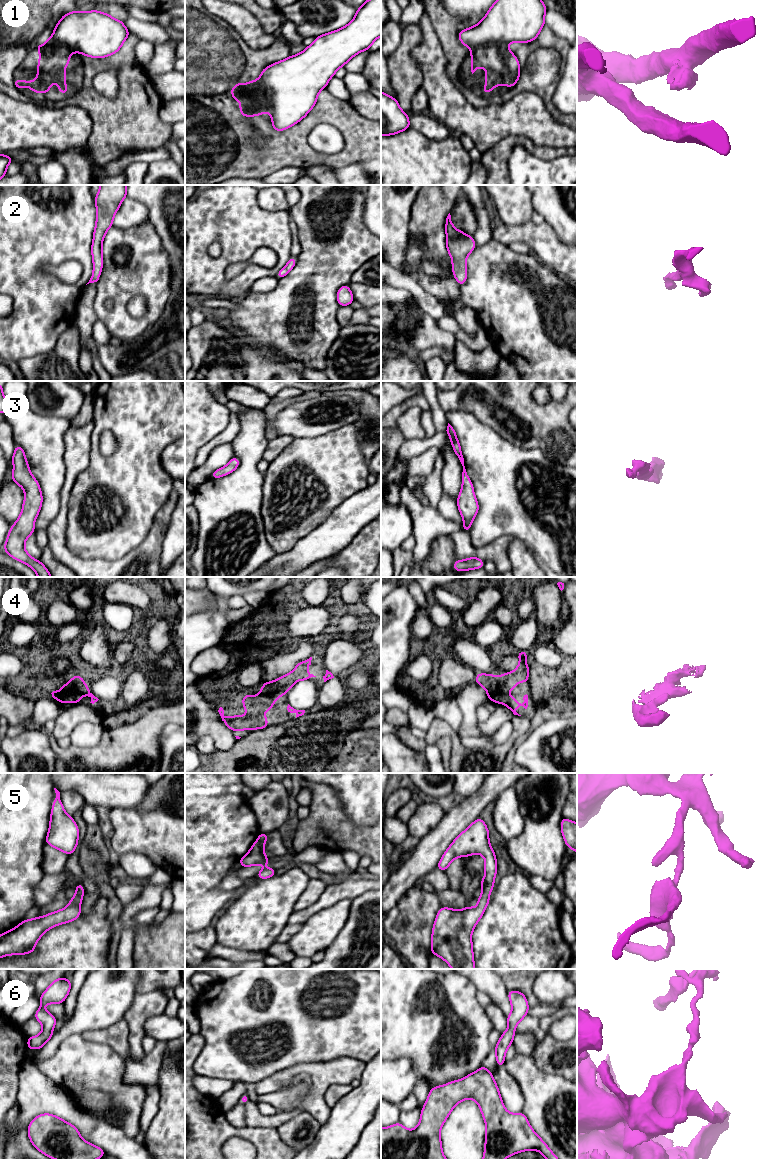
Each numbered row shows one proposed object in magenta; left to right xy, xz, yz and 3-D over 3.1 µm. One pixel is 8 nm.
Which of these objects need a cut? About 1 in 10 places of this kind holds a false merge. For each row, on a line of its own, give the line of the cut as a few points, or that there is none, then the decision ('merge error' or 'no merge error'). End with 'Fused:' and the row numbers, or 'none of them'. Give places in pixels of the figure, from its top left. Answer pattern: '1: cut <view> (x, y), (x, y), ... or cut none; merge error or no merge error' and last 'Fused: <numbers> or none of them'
1: cut yz (505, 42), (477, 45), (471, 49); merge error
2: cut none; no merge error
3: cut none; no merge error
4: cut none; no merge error
5: cut none; no merge error
6: cut none; no merge error
Fused: 1

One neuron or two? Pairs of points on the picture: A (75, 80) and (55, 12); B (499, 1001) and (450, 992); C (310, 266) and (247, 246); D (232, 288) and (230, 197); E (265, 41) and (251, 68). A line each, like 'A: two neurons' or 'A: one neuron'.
A: one neuron
B: two neurons
C: two neurons
D: one neuron
E: two neurons

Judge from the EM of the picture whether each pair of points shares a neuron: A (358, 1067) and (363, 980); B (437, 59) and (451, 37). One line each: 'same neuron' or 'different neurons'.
A: different neurons
B: different neurons

